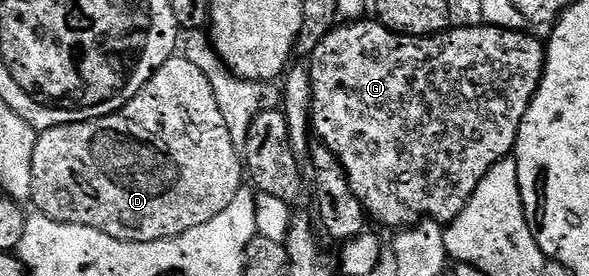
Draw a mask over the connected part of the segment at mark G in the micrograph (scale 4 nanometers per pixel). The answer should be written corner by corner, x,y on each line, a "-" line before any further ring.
361,18
355,22
344,22
332,28
322,42
312,52
310,71
312,73
312,114
311,127
318,135
319,143
325,144
346,170
346,178
350,182
350,190
358,194
365,213
372,216
380,224
391,230
399,230
411,226
421,218
436,220
442,226
452,223
458,214
470,202
474,190
478,190
478,182
500,160
507,160
513,155
516,146
516,134
524,121
526,110
538,90
544,77
544,54
546,44
536,36
527,36
527,31
479,26
480,28
449,27
446,32
436,36
400,36
382,26
375,18

